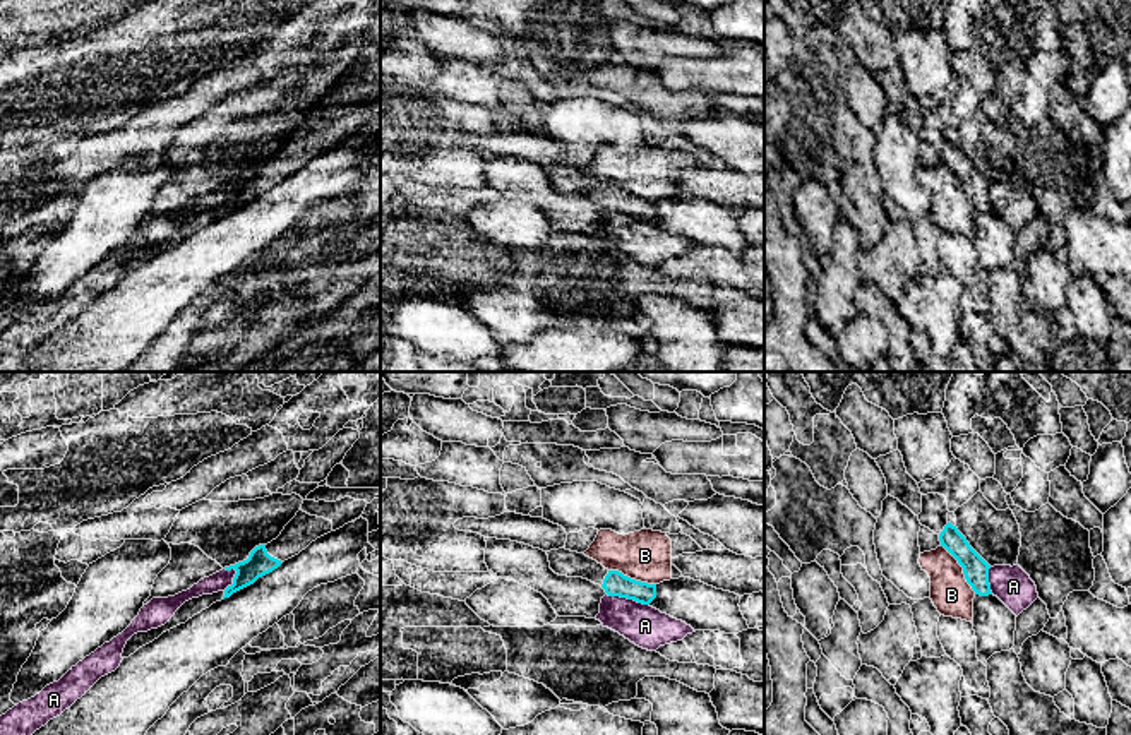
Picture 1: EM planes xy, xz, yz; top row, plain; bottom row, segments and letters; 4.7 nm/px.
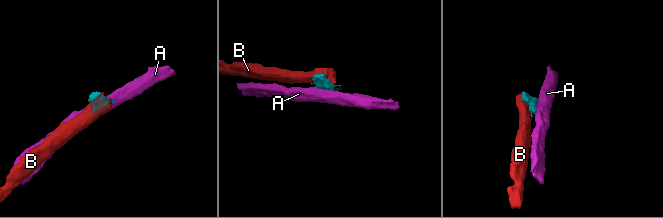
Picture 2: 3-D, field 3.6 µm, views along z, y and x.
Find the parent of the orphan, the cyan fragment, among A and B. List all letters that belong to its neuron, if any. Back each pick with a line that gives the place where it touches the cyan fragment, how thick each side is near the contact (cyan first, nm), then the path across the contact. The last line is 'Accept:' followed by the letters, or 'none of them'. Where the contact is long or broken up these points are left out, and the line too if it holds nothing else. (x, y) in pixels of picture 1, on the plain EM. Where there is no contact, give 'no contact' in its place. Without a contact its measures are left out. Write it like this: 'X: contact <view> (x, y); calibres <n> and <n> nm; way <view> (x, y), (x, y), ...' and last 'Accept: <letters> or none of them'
Accept: none of them

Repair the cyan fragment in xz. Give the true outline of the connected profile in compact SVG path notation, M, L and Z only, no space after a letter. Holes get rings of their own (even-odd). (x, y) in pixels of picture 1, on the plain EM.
M566 164L547 168L550 185L559 192L583 194L600 200L608 212L620 212L649 221L656 214L656 200L641 199L619 187L608 187L584 170Z

